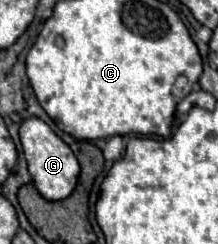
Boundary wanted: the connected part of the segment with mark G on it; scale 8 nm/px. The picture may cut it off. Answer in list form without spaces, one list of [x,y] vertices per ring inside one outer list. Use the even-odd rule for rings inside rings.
[[[27,118],[19,128],[19,138],[25,152],[29,174],[39,194],[47,200],[67,198],[73,192],[79,176],[79,162],[71,152],[71,148],[41,118]]]

